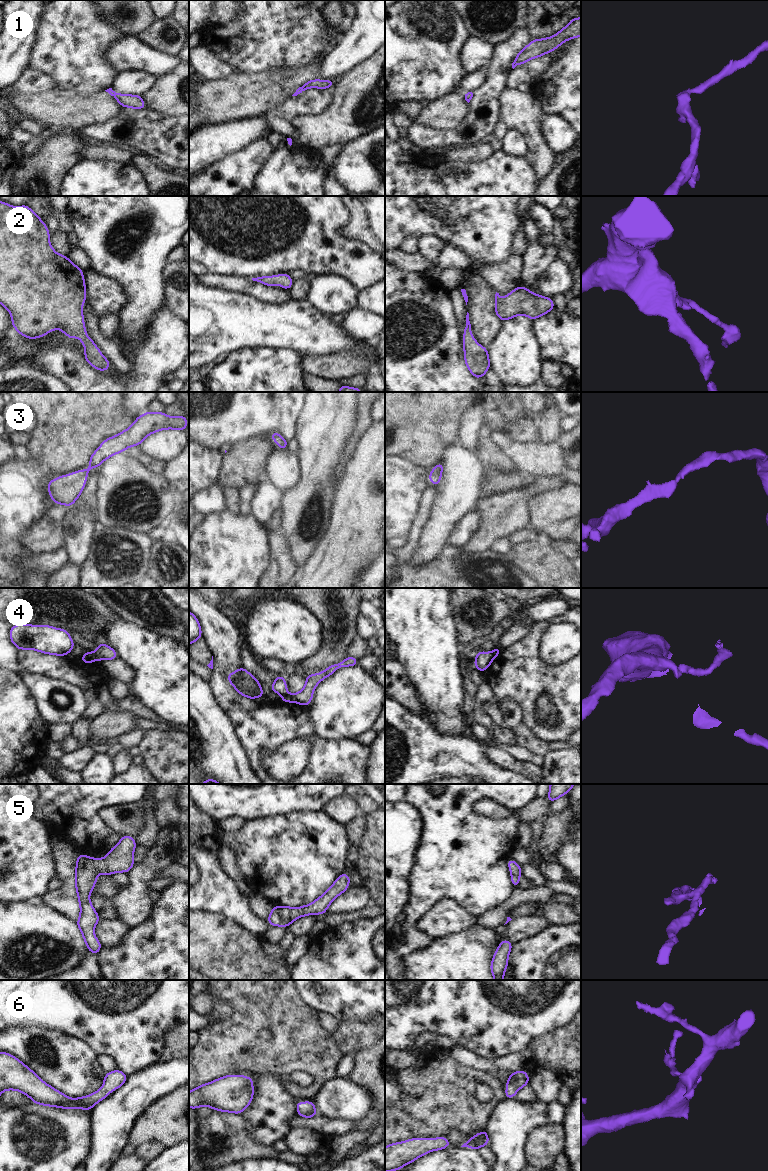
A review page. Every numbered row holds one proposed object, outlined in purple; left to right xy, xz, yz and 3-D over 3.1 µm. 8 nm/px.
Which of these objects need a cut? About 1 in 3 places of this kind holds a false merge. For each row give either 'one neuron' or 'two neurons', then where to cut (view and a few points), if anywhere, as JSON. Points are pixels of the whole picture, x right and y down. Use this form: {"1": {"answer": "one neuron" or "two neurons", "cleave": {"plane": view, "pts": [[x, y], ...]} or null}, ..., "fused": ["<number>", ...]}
{"1": {"answer": "one neuron", "cleave": null}, "2": {"answer": "one neuron", "cleave": null}, "3": {"answer": "one neuron", "cleave": null}, "4": {"answer": "two neurons", "cleave": {"plane": "xy", "pts": [[88, 652], [97, 659]]}}, "5": {"answer": "one neuron", "cleave": null}, "6": {"answer": "one neuron", "cleave": null}, "fused": ["4"]}

